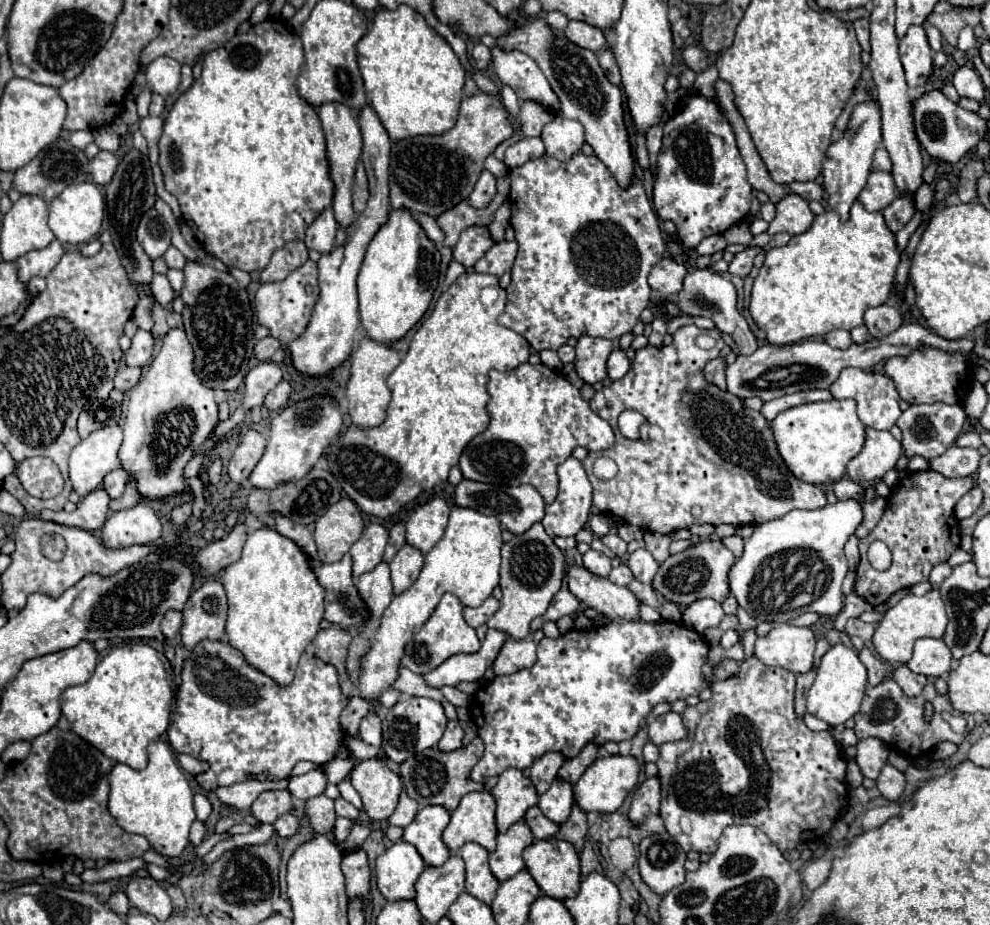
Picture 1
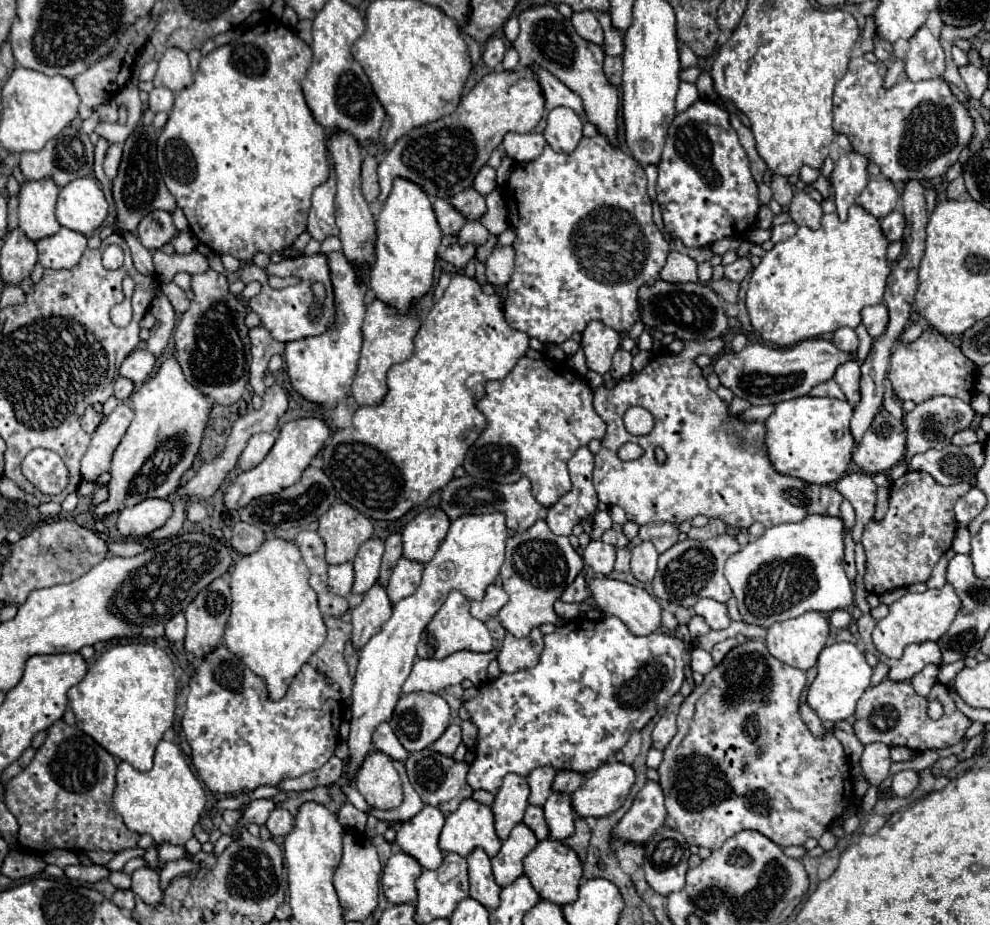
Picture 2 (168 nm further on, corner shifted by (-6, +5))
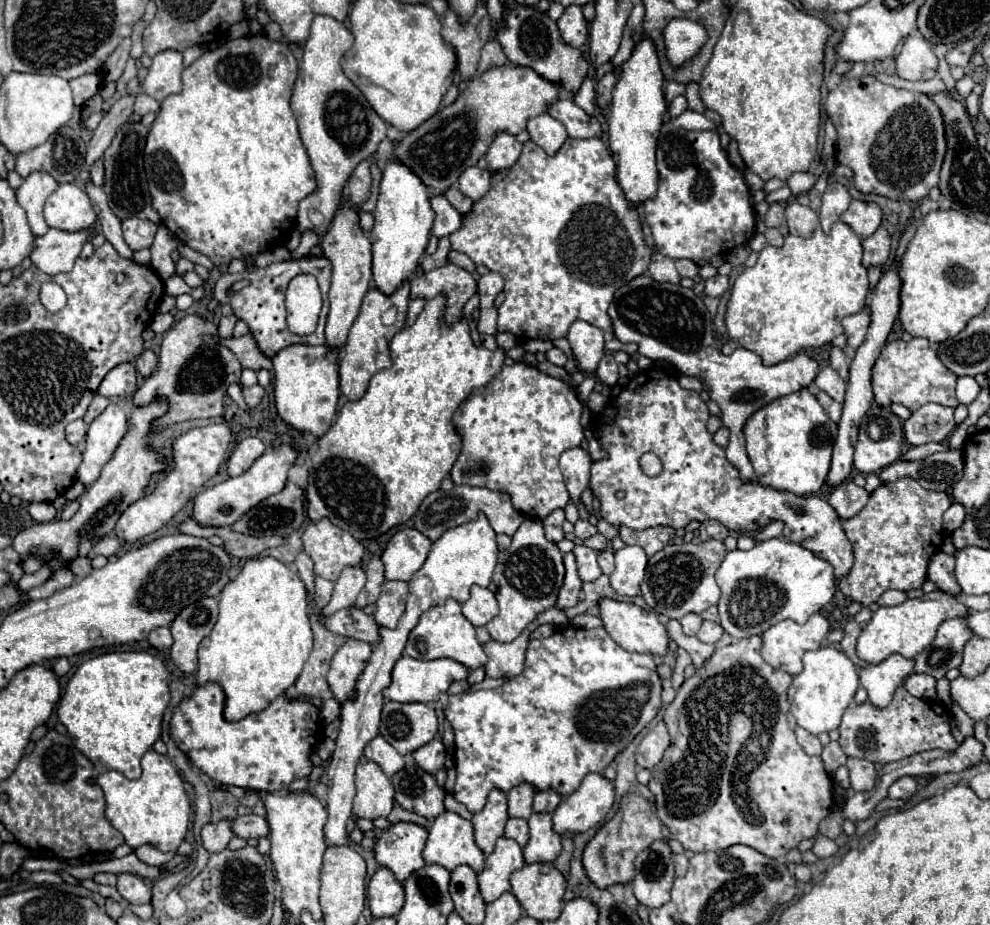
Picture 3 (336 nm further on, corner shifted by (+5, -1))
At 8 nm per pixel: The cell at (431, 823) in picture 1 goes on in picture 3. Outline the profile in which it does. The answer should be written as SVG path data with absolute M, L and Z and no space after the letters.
M398 822L384 830L376 840L376 862L390 868L394 876L404 882L412 872L420 870L426 864L422 858L426 838L428 830L424 826L412 822Z

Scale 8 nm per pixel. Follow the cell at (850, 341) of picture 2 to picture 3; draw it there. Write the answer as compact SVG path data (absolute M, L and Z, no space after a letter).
M832 346L832 348L830 348L830 366L832 366L844 380L848 380L850 362L852 362L852 360L850 360L838 346Z

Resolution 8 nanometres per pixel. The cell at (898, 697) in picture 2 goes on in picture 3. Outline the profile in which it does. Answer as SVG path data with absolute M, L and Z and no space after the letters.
M904 686L896 690L894 700L886 708L876 708L870 702L848 706L838 730L840 730L838 742L846 752L846 756L866 758L882 764L896 762L924 750L938 748L950 752L958 748L958 742L952 738L950 732L950 712L938 702L910 696Z

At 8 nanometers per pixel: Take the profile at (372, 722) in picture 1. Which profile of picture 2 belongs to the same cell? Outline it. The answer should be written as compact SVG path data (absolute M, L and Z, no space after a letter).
M383 722L383 724L375 730L375 734L373 734L373 746L375 746L377 750L381 750L383 754L387 754L389 758L393 758L393 760L405 762L405 760L409 758L409 752L399 744L397 736L393 734L393 730L391 730L391 726L389 726L387 722Z

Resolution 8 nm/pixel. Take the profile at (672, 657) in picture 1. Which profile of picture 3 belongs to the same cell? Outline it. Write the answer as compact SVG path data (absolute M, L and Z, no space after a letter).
M566 626L556 630L552 636L548 638L536 638L530 642L528 646L528 654L526 654L526 668L520 676L508 680L506 684L492 688L492 690L478 690L478 692L464 692L464 694L456 694L450 696L450 704L446 708L446 720L452 724L454 734L456 734L456 786L454 786L454 798L464 804L470 812L480 812L484 808L484 802L490 794L492 788L500 788L504 792L512 790L514 786L522 784L522 782L530 782L534 784L534 788L538 790L548 790L554 788L556 792L560 792L562 796L572 794L582 778L588 772L604 772L604 768L614 760L614 756L618 752L622 752L628 742L632 742L632 738L656 716L658 708L660 708L660 692L662 692L662 684L660 684L660 676L656 672L656 662L652 654L638 654L638 652L628 652L622 646L618 646L608 632L600 626L594 630L582 630L582 628L574 628L574 626Z

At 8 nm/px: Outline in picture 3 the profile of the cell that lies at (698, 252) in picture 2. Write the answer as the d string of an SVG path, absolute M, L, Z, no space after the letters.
M676 260L676 268L678 268L678 272L682 274L682 276L688 276L688 278L694 278L696 274L698 274L698 270L700 270L700 266L696 264L696 262L688 262L688 260Z

